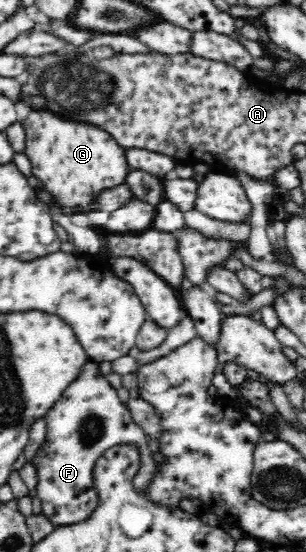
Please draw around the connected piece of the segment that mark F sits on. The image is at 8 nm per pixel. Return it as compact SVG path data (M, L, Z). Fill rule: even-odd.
M88 361L76 379L66 387L62 397L49 409L44 416L47 425L45 440L41 443L32 459L36 467L38 482L35 487L42 511L55 526L73 525L84 521L98 507L98 492L94 488L94 465L98 457L114 445L135 445L140 454L140 467L133 477L133 488L143 493L155 474L157 463L152 460L152 452L148 448L148 436L132 419L126 405L120 402L115 388L102 375L98 363Z

